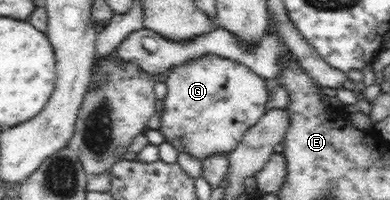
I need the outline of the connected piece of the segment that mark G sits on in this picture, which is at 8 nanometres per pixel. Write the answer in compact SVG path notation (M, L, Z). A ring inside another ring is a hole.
M213 54L177 66L164 75L167 93L162 99L164 109L158 130L177 152L186 152L201 161L213 155L229 154L267 112L265 80L251 68Z

